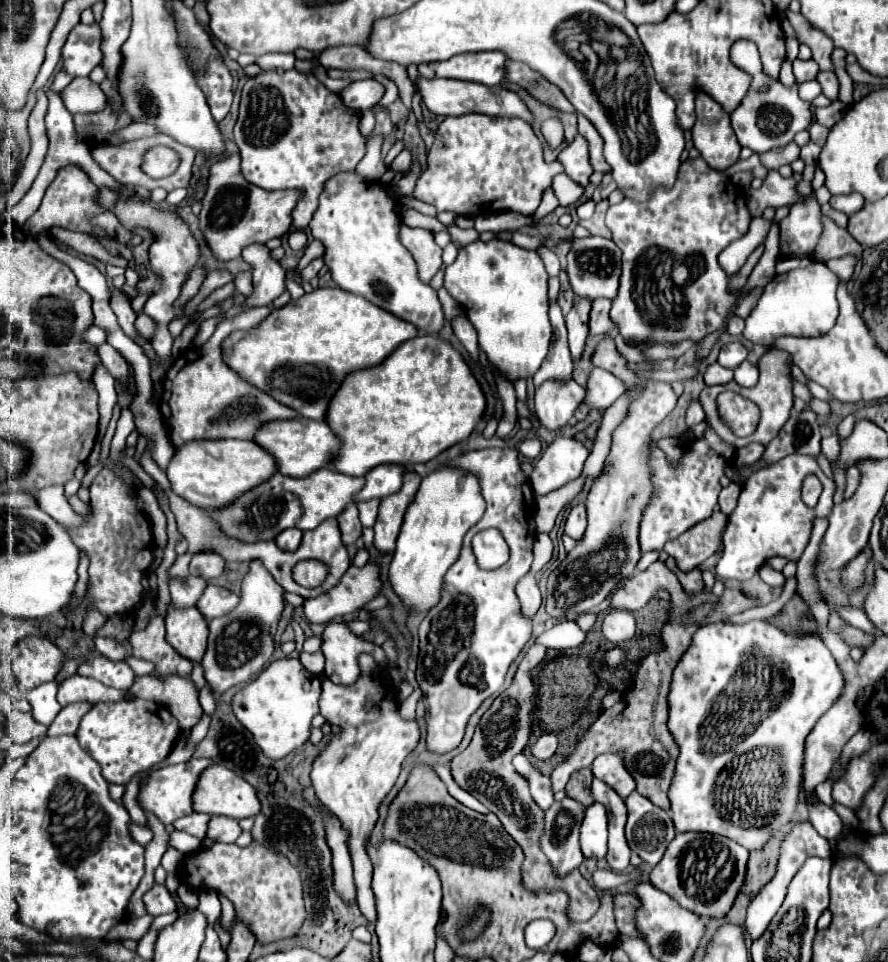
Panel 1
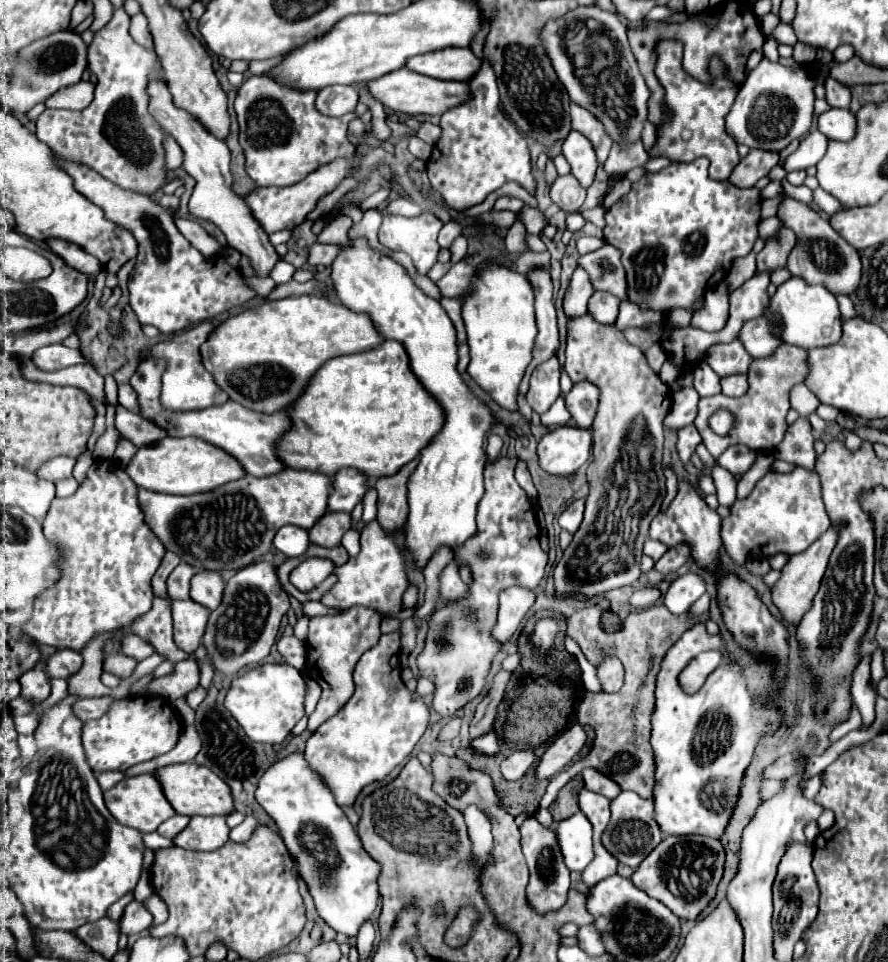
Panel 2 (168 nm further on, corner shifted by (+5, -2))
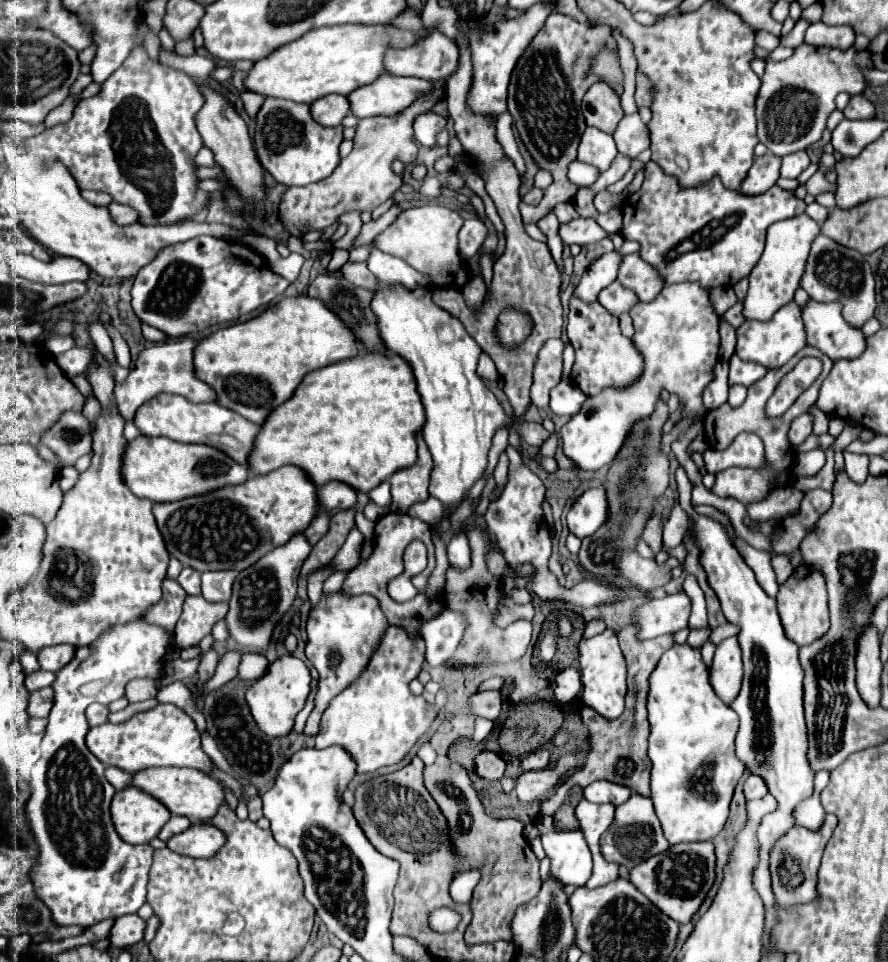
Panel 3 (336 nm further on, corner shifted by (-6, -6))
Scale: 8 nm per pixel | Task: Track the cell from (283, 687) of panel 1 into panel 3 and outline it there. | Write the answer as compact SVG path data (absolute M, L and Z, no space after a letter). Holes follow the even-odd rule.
M284 655L284 657L278 657L268 667L268 671L248 687L246 703L252 711L256 725L260 727L260 731L264 735L284 737L292 731L294 719L302 711L302 707L310 695L310 681L312 679L310 679L310 671L308 671L306 663L292 655Z

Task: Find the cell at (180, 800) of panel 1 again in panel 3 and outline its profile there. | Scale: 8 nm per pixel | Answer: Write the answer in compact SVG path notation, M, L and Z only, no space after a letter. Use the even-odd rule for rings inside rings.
M126 787L118 791L110 805L112 821L126 843L150 843L162 831L172 813L146 791Z

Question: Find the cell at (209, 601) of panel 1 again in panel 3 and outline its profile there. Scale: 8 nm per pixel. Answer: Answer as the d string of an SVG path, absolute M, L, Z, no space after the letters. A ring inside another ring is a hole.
M208 571L202 573L202 597L212 603L224 603L230 599L232 583L238 571Z

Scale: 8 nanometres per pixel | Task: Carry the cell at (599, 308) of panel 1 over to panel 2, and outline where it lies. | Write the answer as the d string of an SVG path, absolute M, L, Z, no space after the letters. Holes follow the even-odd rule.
M595 291L595 295L589 299L589 313L599 319L599 323L613 325L619 313L619 299L607 291Z

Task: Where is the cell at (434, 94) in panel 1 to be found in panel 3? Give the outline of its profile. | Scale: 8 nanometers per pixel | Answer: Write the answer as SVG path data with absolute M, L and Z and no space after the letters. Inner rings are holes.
M382 75L370 85L358 87L348 95L352 113L362 117L392 117L408 105L416 103L424 95L430 95L434 91L434 83L416 79L416 77L396 77L396 75Z

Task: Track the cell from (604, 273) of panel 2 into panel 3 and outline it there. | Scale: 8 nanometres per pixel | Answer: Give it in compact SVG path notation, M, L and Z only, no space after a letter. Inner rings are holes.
M638 253L622 257L616 279L622 287L632 289L640 301L652 301L664 287L664 281L654 271L654 267L644 263Z

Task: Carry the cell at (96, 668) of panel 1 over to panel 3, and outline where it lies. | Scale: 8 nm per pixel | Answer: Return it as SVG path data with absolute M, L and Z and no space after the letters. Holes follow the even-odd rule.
M54 645L54 647L46 647L42 651L38 651L38 663L44 671L52 671L56 673L60 667L64 667L64 663L72 661L72 655L76 653L76 649L72 645Z

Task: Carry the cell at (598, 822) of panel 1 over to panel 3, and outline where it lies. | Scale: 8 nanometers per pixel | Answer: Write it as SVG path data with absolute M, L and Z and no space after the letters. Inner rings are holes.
M542 815L536 822L546 855L550 857L550 873L564 885L584 885L592 871L592 853L580 829L556 831L553 817Z

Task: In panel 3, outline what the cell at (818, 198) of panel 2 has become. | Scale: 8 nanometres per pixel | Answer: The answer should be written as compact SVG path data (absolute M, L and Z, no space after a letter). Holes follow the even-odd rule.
M812 203L812 205L808 205L806 207L806 211L808 211L808 215L814 219L814 221L818 221L818 223L824 223L824 219L826 219L826 215L830 213L830 209L828 207L824 207L824 205L820 205L820 203Z

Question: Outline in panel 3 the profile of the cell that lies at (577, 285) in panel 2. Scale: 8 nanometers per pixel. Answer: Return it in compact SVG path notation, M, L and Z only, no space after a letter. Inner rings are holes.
M606 253L602 255L600 259L596 259L588 269L586 273L582 275L580 279L580 285L576 287L574 295L578 299L584 299L586 303L596 303L596 297L598 293L608 287L608 283L612 283L616 279L616 271L618 271L618 265L620 265L620 255L618 253Z

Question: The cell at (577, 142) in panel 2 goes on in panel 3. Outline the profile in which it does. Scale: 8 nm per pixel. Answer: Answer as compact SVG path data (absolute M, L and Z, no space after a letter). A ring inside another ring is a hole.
M588 127L584 131L580 147L578 147L578 161L588 163L596 167L600 173L604 173L612 165L612 159L616 155L618 151L616 151L616 143L612 135L598 131L594 127Z

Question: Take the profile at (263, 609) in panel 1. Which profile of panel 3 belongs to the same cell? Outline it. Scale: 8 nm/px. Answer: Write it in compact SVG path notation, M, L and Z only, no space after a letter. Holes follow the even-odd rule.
M294 535L286 545L272 549L250 569L238 573L230 599L230 611L226 615L228 635L236 645L244 649L266 649L272 643L276 625L284 619L296 599L296 581L310 549L312 547L304 535Z

